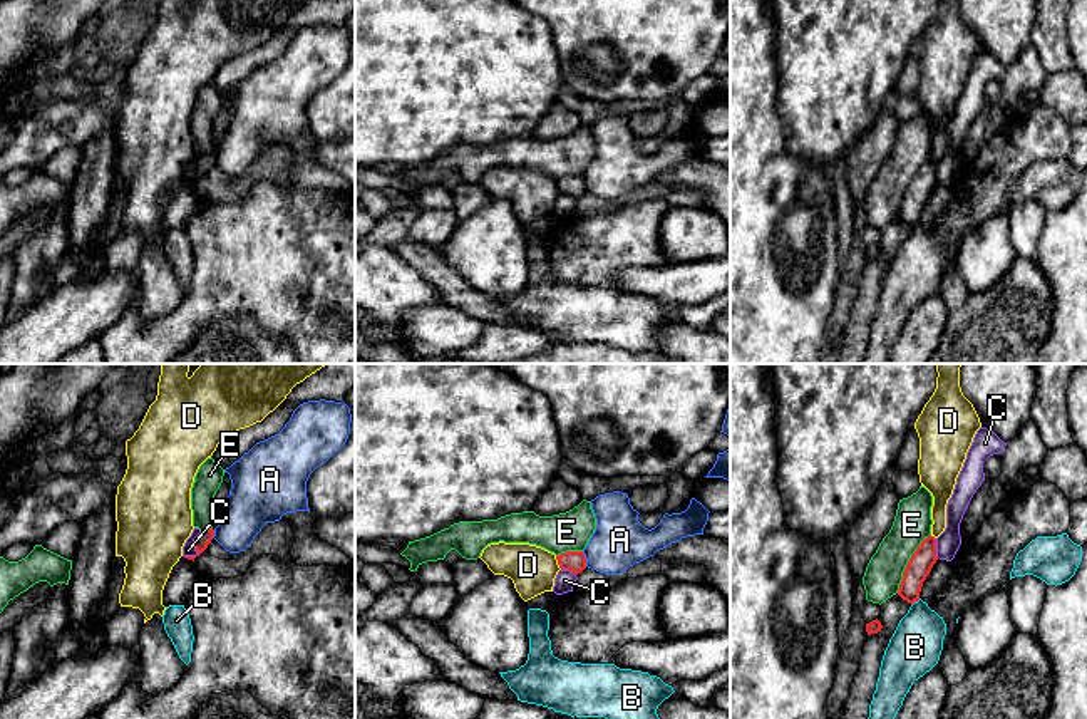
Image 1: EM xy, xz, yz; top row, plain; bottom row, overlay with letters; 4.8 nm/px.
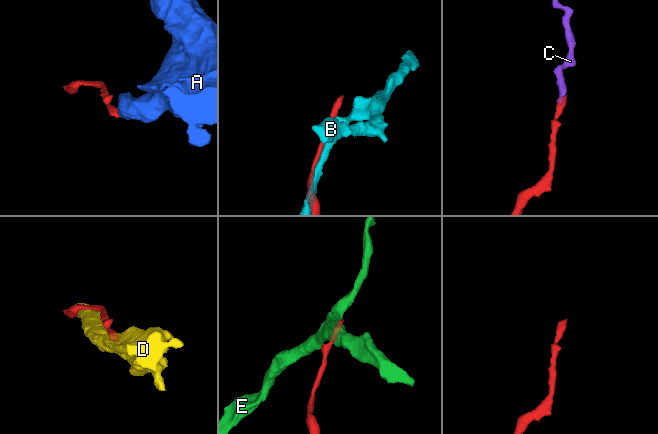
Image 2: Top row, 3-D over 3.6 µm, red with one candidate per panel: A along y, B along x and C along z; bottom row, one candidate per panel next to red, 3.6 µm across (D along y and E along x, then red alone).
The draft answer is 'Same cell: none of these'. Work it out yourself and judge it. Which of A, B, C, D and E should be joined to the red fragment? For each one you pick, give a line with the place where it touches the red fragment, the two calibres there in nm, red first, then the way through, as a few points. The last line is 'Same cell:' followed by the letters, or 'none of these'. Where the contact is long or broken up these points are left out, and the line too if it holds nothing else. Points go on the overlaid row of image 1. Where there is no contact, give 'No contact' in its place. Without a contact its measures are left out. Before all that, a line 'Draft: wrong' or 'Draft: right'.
Draft: right
Same cell: none of these

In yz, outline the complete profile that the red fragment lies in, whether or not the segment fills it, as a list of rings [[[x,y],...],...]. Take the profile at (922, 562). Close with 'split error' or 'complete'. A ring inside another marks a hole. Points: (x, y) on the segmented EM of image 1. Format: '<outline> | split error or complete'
[[[928,536],[921,541],[916,551],[911,555],[904,572],[903,580],[899,583],[898,595],[908,603],[914,603],[920,600],[920,592],[923,582],[930,575],[933,565],[936,563],[936,538]]] | complete

